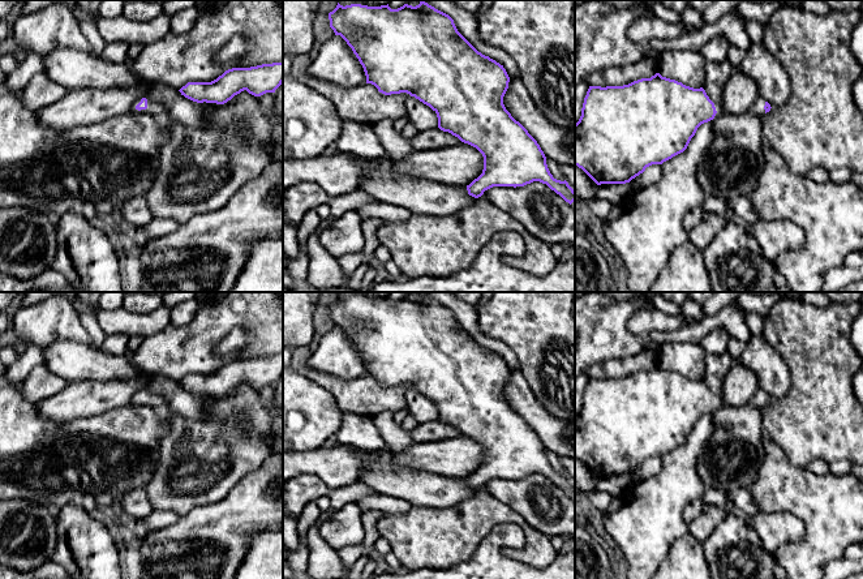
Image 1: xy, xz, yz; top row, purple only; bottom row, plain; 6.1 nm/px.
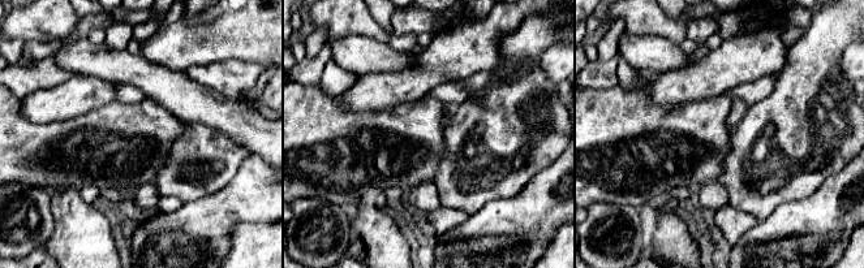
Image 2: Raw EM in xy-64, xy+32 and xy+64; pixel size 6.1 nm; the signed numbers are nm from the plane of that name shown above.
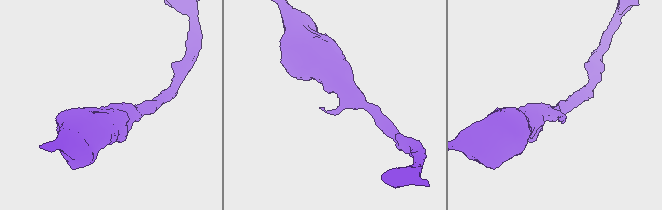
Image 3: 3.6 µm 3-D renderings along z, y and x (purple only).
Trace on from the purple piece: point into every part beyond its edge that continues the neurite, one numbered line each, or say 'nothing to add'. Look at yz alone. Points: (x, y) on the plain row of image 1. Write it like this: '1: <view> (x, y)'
1: yz (758, 399)

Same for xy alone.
1: xy (155, 400)

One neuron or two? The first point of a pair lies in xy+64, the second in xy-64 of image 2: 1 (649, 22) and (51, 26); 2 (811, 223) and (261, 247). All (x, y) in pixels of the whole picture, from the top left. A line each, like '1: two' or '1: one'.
1: one
2: two

